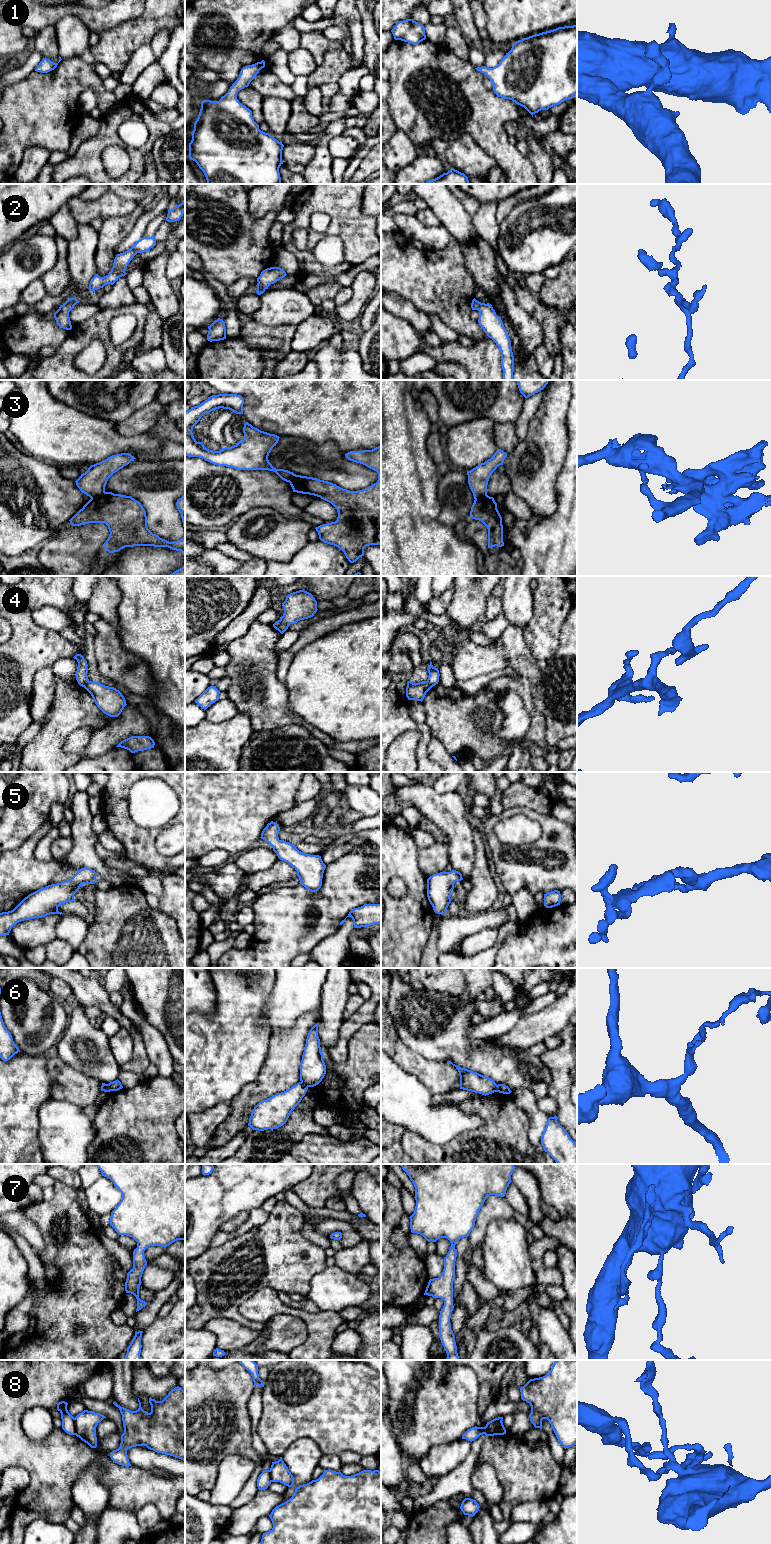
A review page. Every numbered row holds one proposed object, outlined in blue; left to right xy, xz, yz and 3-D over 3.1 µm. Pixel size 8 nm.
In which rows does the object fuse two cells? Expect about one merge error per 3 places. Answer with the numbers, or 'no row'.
3, 4, 6, 8

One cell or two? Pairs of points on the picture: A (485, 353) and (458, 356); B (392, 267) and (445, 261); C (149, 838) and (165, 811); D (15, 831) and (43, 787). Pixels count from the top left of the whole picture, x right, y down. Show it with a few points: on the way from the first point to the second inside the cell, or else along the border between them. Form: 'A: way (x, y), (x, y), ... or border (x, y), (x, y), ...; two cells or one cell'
A: way (478, 356), (465, 356); one cell
B: way (405, 267), (432, 267); one cell
C: border (133, 820), (141, 827), (160, 829); two cells
D: way (24, 820), (32, 812), (32, 798); one cell

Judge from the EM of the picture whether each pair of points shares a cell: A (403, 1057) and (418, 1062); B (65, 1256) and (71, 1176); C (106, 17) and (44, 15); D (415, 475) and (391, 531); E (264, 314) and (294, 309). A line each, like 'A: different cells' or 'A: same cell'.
A: same cell
B: different cells
C: same cell
D: same cell
E: same cell

